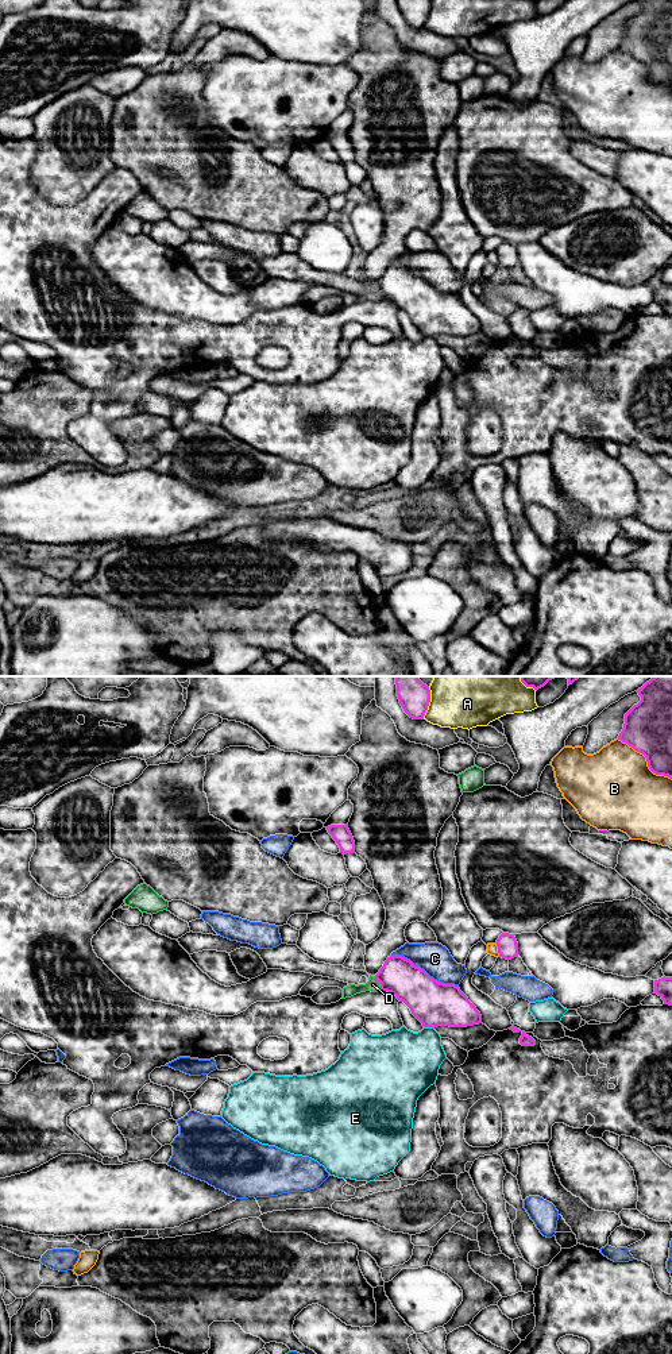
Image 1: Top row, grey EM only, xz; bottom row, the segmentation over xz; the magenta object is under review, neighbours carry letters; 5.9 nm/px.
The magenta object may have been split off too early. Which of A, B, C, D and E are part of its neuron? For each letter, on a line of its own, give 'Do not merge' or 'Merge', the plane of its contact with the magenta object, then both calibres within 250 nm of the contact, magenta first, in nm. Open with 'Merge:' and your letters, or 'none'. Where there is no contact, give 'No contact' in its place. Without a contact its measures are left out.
Merge: D
A: Do not merge. Touches magenta in xz. Thickness 190 nm (magenta) against 440 nm
B: Do not merge. Touches magenta in xz. Thickness 280 nm (magenta) against 480 nm
C: Do not merge. Touches magenta in xz. Thickness 260 nm (magenta) against 190 nm
D: Merge. Touches magenta in xz. Thickness 220 nm (magenta) against 80 nm
E: Do not merge. Touches magenta in xz. Thickness 260 nm (magenta) against 360 nm

